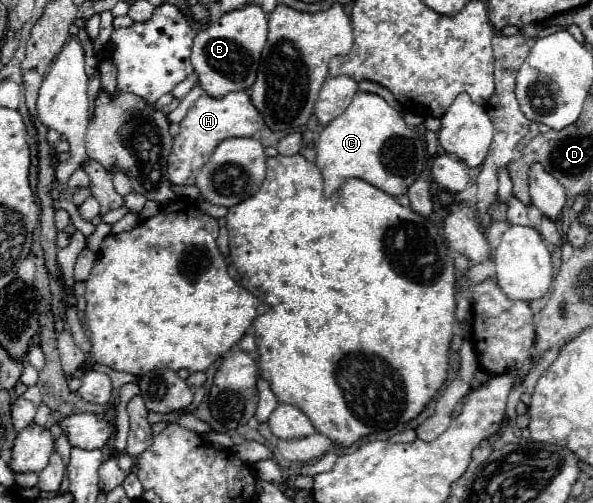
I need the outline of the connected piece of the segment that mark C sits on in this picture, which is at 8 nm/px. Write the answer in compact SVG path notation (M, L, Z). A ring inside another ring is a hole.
M356 92L352 98L350 106L334 118L326 128L320 130L318 140L316 140L316 166L320 168L324 176L324 194L332 196L342 188L342 184L350 178L360 178L380 190L384 190L390 196L402 196L408 192L410 184L420 176L424 170L424 158L426 158L426 148L424 142L420 140L418 132L406 126L404 118L396 108L392 108L384 98L368 92Z

